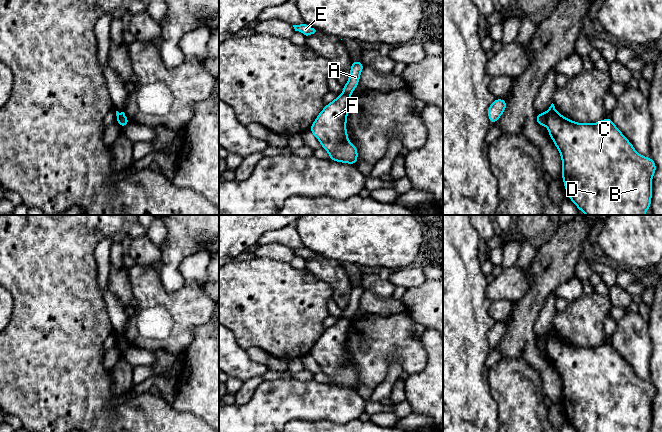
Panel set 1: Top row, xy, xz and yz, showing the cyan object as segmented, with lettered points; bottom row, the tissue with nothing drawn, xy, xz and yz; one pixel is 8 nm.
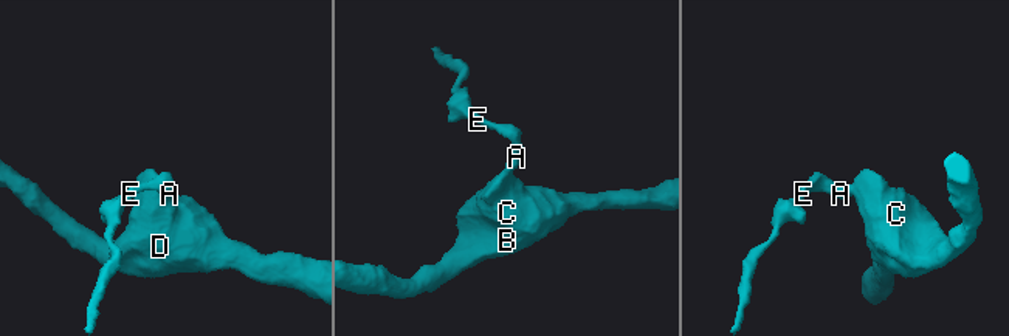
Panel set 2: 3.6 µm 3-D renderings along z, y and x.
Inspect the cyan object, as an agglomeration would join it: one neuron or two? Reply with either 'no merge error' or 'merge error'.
merge error

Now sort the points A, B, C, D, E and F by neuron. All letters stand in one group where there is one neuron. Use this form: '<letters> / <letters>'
A E / B C D F

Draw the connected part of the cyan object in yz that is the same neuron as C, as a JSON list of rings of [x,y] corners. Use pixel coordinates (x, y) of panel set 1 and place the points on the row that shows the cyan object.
[[[552,103],[546,111],[546,127],[549,132],[549,137],[553,140],[557,150],[560,153],[562,160],[562,180],[566,189],[568,198],[576,205],[579,211],[586,215],[645,215],[646,211],[651,207],[652,200],[652,178],[656,172],[657,166],[651,157],[640,155],[632,143],[624,136],[624,134],[617,128],[610,117],[607,117],[597,123],[578,123],[562,116],[557,112]]]

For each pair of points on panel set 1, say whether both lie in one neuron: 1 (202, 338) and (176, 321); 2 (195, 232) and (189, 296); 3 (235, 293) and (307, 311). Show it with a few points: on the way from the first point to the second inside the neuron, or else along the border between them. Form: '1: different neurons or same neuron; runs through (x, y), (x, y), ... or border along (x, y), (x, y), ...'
1: different neurons; border along (208, 321), (196, 328), (193, 339), (183, 354)
2: different neurons; border along (185, 283), (173, 291), (167, 291), (161, 284)
3: same neuron; runs through (253, 300), (262, 301), (279, 309), (289, 309)

